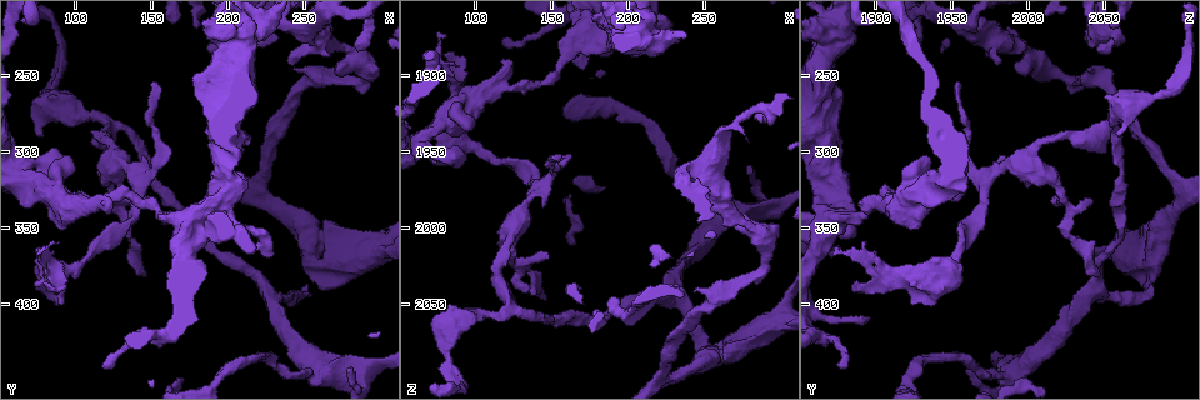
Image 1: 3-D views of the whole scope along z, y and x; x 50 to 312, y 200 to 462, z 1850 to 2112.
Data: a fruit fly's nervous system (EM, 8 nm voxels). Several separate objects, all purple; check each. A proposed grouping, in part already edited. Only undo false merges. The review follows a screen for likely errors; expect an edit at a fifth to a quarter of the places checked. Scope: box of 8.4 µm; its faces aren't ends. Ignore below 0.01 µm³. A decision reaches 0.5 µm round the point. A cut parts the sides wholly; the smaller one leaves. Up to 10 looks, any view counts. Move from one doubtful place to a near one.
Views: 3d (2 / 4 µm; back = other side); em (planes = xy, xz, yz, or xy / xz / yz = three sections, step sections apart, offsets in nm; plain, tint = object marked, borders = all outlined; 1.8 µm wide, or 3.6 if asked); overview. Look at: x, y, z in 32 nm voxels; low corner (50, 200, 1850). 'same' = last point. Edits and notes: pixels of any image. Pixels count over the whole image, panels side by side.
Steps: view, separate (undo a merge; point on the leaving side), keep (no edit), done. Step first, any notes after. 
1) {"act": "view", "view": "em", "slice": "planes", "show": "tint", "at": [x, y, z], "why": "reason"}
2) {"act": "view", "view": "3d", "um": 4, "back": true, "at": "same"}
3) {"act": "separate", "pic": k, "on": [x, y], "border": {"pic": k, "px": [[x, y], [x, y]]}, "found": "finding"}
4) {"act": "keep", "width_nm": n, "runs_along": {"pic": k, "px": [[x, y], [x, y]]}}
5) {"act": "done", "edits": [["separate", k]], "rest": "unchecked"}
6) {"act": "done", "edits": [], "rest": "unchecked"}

{"act": "view", "view": "em", "slice": "xy", "step": 4, "show": "tint", "at": [208, 230, 1866], "why": "two arms at a narrow angle"}

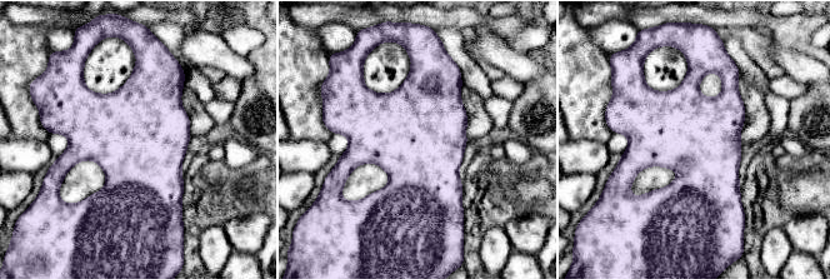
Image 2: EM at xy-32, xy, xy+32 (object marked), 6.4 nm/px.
{"act": "view", "view": "em", "slice": "yz", "step": 4, "show": "tint", "at": "same", "why": "cut it another way"}

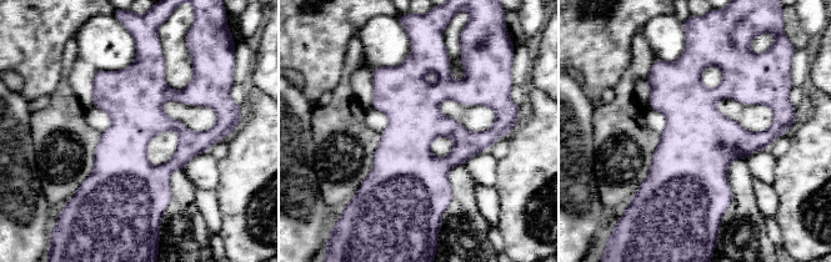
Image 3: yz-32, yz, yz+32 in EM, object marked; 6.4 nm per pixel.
{"act": "keep", "found": "one cell here"}

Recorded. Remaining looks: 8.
{"act": "view", "view": "3d", "um": 2, "at": [176, 340, 1870], "why": "sharp bend"}

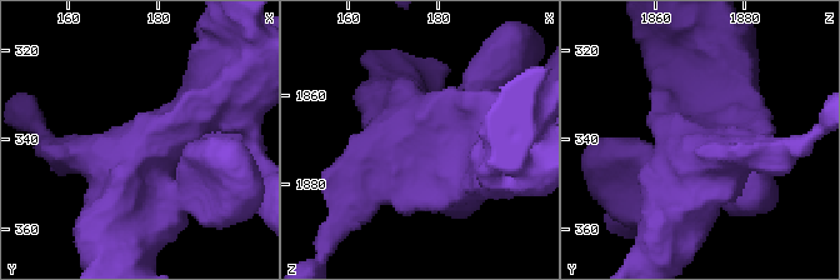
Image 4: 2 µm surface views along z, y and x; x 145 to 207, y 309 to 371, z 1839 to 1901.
{"act": "view", "view": "em", "slice": "xy", "step": 16, "show": "tint", "at": [178, 342, 1869], "why": "now the EM"}

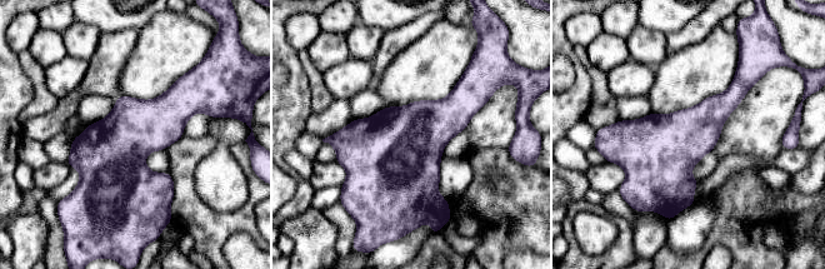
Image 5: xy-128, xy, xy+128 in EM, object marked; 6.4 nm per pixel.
{"act": "keep", "found": "all the same cell"}

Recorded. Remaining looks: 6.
{"act": "view", "view": "em", "slice": "planes", "show": "borders", "at": [116, 334, 1908], "why": "calibre changes"}

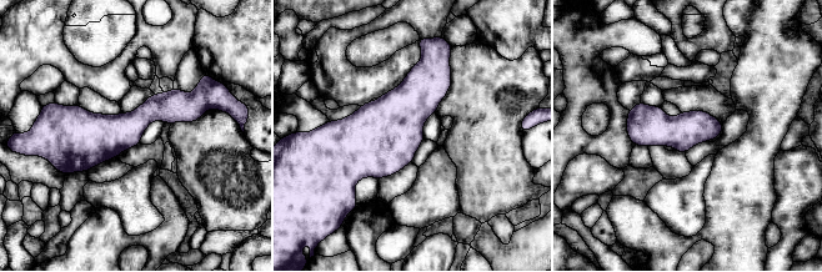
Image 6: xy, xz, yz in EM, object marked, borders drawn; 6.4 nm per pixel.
{"act": "separate", "pic": 6, "on": [174, 106], "part_leaving": {"pic": 6, "px": [[203, 106], [58, 126]]}, "found": "a second cell is stuck on"}

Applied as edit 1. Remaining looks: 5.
{"act": "view", "view": "overview", "why": "redraw"}

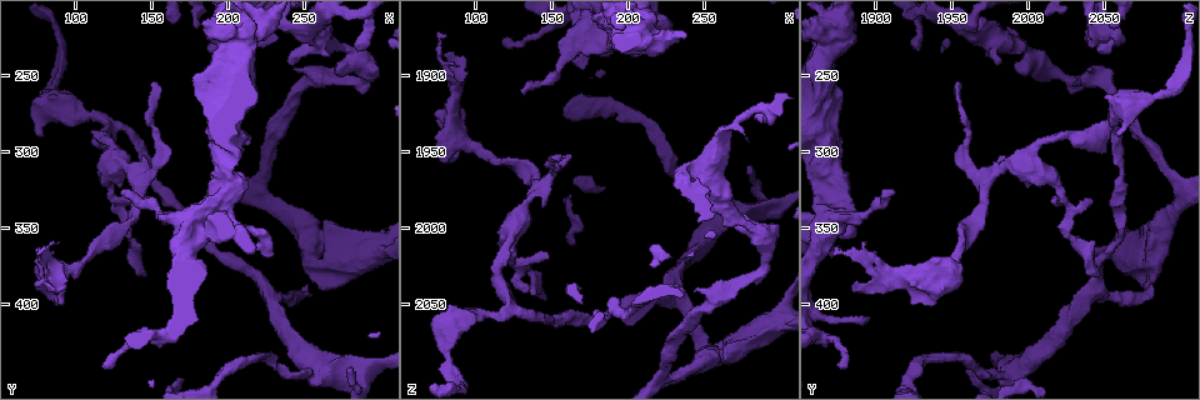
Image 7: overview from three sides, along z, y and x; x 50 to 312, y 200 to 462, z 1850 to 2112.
{"act": "view", "view": "em", "slice": "planes", "show": "plain", "at": [86, 382, 1908], "why": "thick turns thin"}

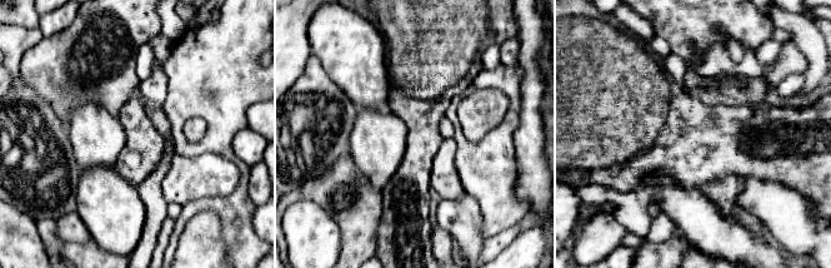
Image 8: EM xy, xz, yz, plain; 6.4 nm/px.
{"act": "view", "view": "em", "slice": "planes", "show": "tint", "at": "same", "why": "with the object marked"}

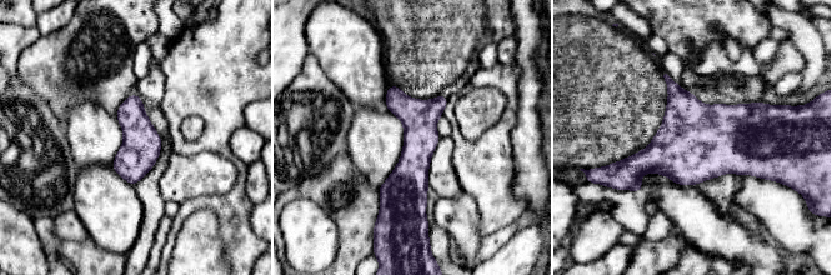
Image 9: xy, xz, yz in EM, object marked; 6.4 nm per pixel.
{"act": "keep", "runs_along": {"pic": 9, "px": [[391, 89], [414, 116], [406, 211]]}, "found": "all the same cell"}

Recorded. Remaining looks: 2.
{"act": "done", "edits": [["separate", 6]], "rest": "unchecked"}

